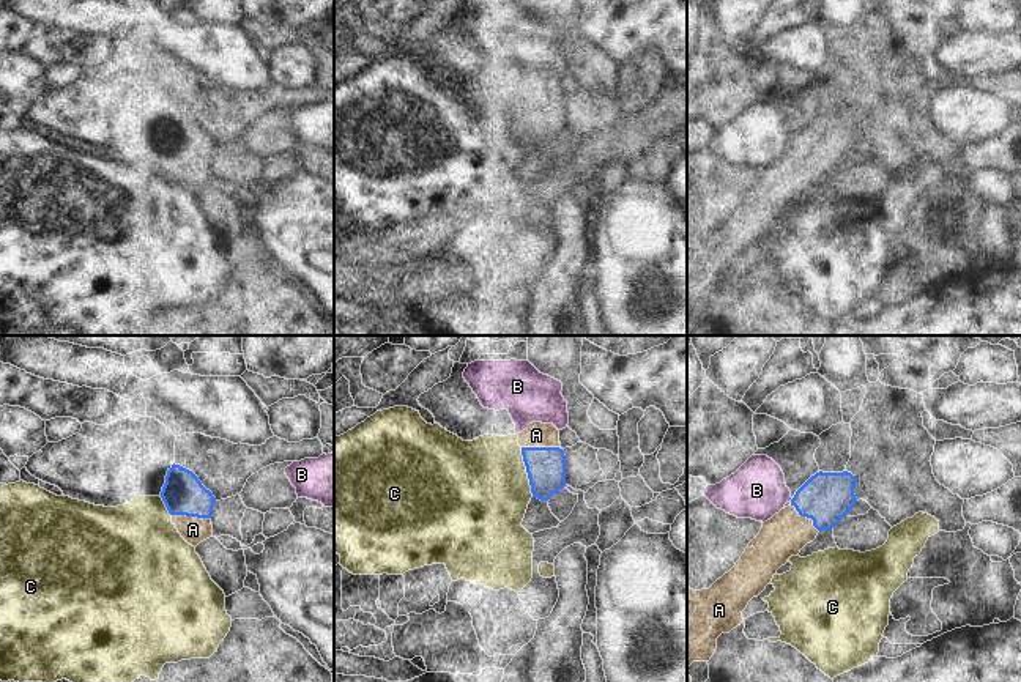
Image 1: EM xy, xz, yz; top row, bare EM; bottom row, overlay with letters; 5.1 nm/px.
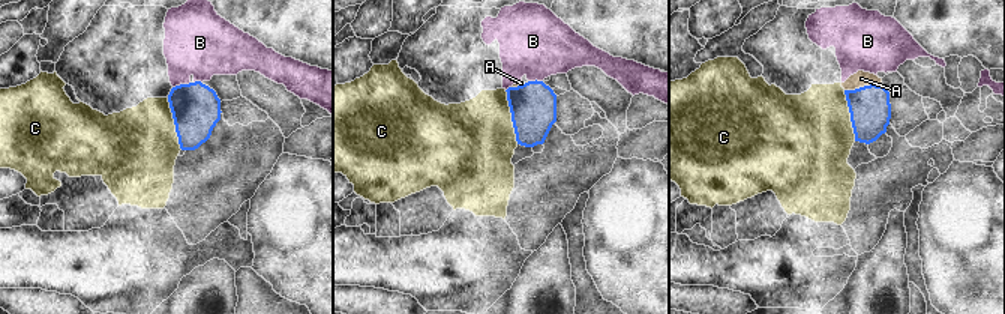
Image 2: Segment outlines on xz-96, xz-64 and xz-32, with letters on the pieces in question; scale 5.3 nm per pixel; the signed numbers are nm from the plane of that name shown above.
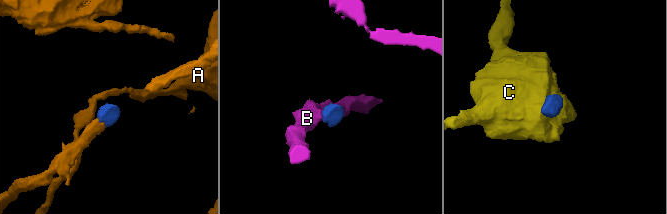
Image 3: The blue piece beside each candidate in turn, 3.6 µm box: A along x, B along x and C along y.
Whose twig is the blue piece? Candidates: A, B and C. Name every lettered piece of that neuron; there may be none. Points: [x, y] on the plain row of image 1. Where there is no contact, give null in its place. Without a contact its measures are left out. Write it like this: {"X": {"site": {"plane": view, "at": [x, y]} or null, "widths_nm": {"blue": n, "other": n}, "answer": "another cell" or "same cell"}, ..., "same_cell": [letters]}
{"A": {"site": {"plane": "xz", "at": [542, 95]}, "widths_nm": {"blue": 200, "other": 130}, "answer": "same cell"}, "B": {"site": {"plane": "yz", "at": [791, 147]}, "widths_nm": {"blue": 260, "other": 300}, "answer": "another cell"}, "C": {"site": {"plane": "xz", "at": [527, 118]}, "widths_nm": {"blue": 200, "other": 500}, "answer": "another cell"}, "same_cell": ["A"]}

